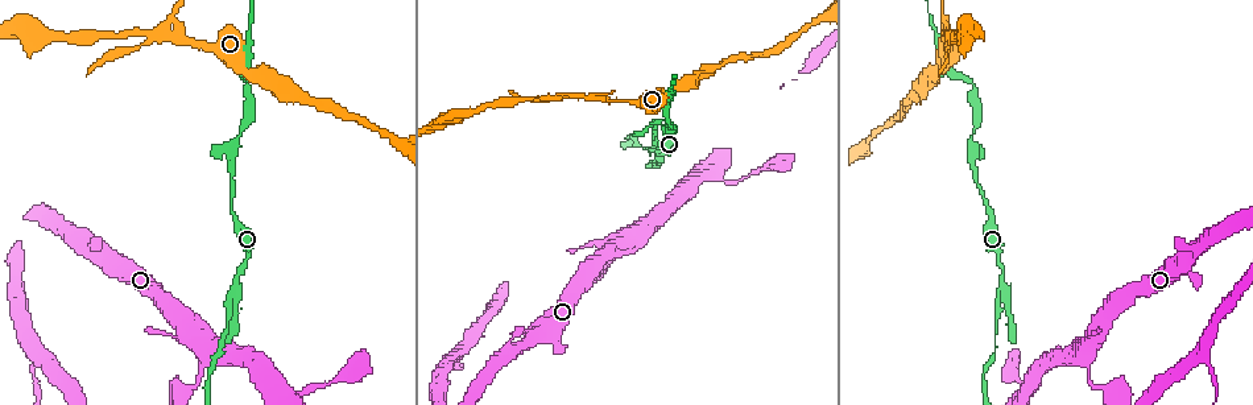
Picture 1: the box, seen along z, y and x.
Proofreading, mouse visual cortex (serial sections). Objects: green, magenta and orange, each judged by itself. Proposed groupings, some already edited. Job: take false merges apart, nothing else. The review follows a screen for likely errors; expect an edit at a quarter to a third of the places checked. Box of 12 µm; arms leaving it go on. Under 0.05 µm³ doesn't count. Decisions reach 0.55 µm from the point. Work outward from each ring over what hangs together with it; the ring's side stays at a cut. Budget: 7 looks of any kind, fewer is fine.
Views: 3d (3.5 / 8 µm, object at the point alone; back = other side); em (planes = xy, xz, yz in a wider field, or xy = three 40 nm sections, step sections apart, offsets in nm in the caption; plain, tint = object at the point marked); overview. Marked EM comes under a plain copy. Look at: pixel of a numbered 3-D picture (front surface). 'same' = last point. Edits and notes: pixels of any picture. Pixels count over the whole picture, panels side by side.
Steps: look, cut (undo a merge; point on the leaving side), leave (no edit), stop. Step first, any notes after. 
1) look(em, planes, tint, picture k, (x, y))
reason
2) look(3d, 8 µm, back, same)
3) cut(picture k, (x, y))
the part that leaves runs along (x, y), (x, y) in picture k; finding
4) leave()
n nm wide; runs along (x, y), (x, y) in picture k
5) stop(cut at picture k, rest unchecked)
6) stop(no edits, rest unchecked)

look(3d, 8 µm, picture 1, (167, 33))
three-way junction

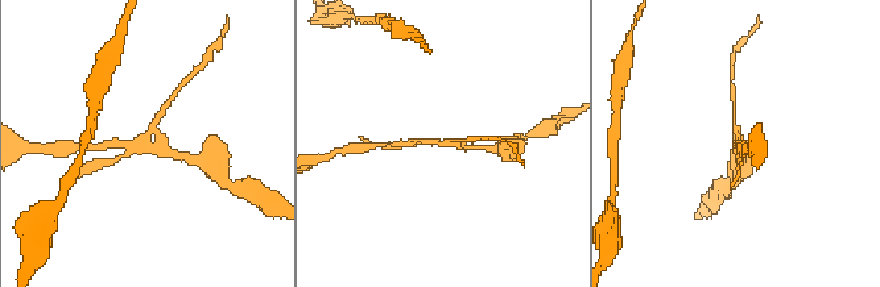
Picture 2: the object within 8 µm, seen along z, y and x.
look(em, xy, step 3, tint, picture 2, (148, 144))
shape alone is not enough

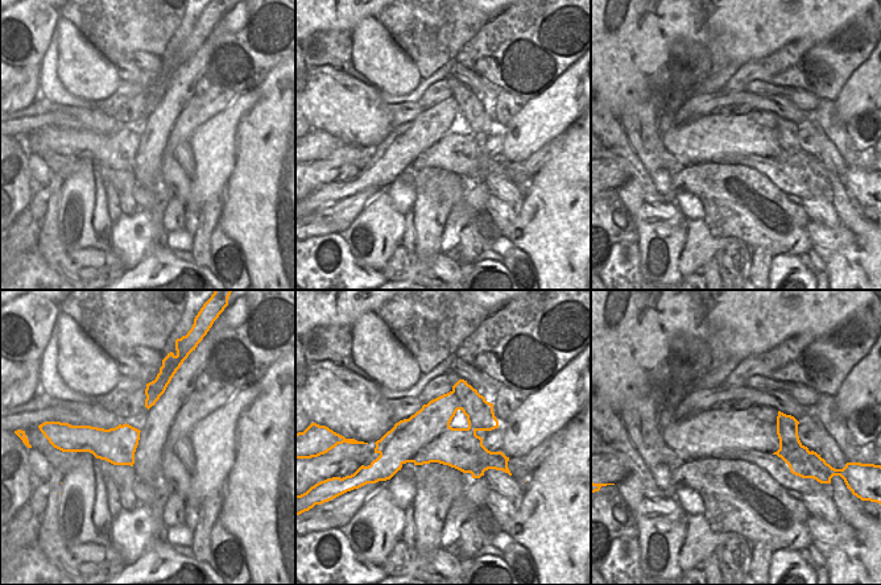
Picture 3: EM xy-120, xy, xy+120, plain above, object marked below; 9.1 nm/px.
leave()
runs along (185, 157), (151, 145), (110, 145) in picture 2; all the same cell

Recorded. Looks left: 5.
look(3d, 3.5 µm, picture 1, (523, 97))

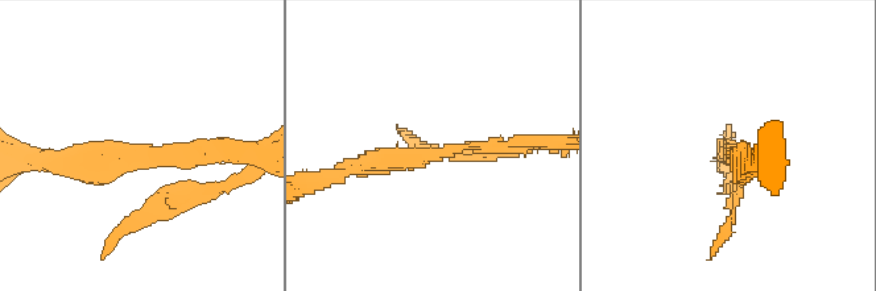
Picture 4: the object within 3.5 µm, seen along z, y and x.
look(em, xy, step 2, tint, picture 4, (437, 153))

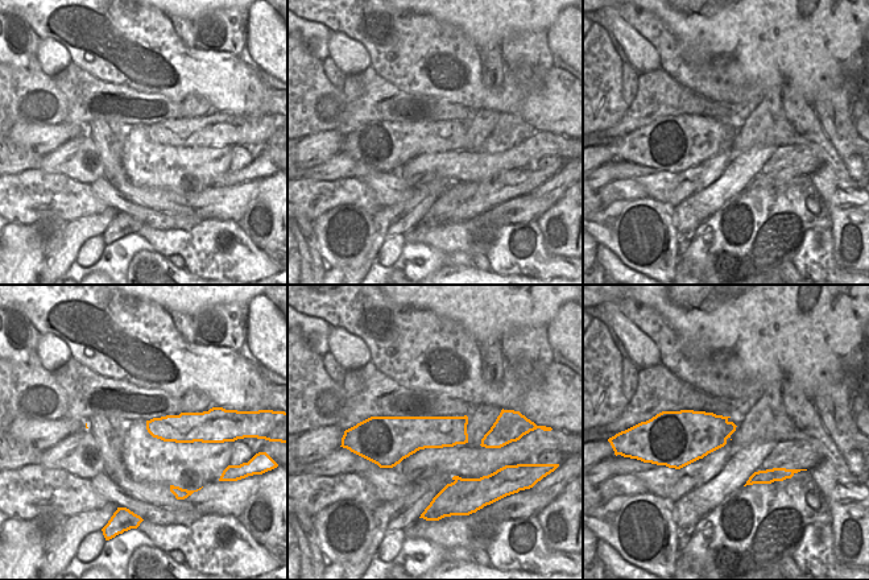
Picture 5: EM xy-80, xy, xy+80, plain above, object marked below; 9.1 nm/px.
leave()
runs along (524, 142), (350, 166) in picture 4; continuous, no second cell

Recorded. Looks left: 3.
look(3d, 8 µm, picture 1, (194, 388))
a narrow waist

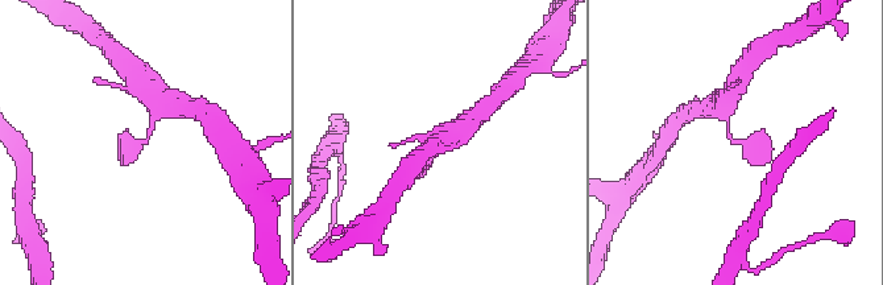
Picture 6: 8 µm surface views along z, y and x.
look(em, xy, step 2, tint, picture 6, (141, 140))
now the EM

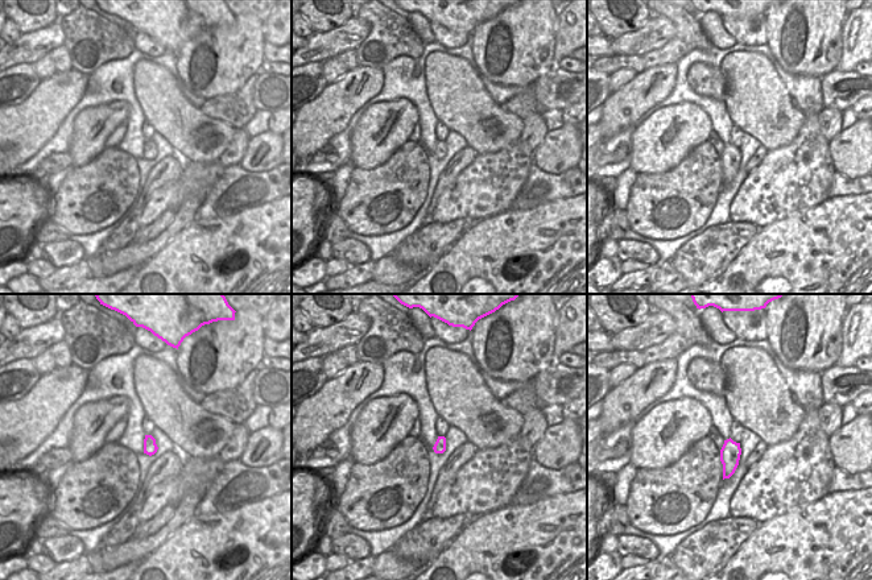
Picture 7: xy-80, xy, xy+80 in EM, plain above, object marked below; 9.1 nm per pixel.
leave()
3 arms; runs along (725, 112), (732, 139), (766, 156) in picture 6; all the same cell

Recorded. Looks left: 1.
stop(no edits, rest unchecked)

